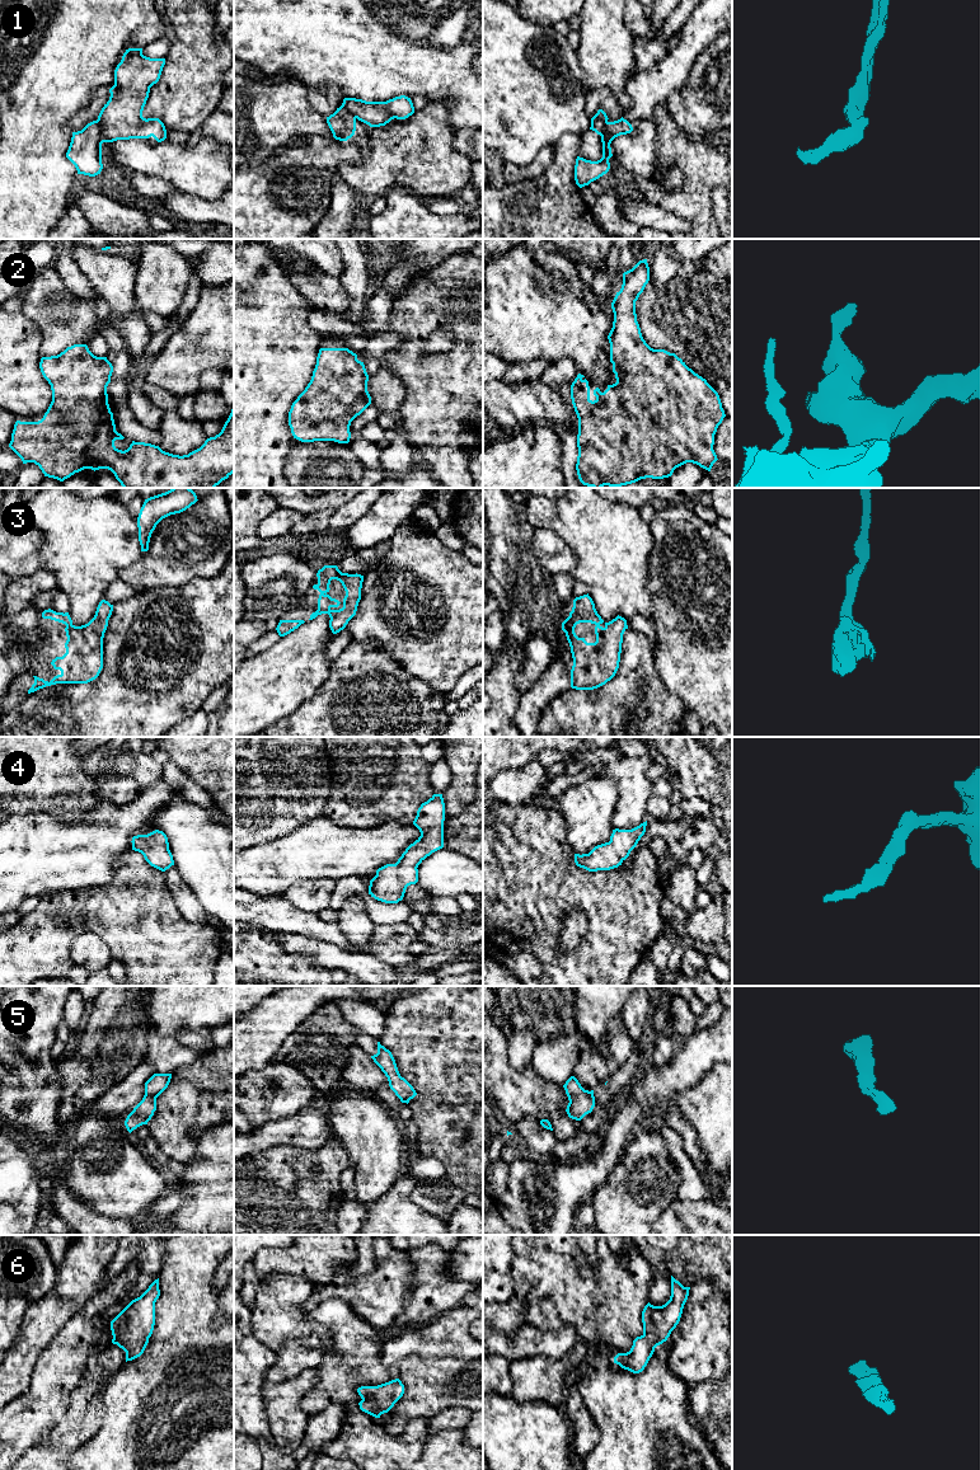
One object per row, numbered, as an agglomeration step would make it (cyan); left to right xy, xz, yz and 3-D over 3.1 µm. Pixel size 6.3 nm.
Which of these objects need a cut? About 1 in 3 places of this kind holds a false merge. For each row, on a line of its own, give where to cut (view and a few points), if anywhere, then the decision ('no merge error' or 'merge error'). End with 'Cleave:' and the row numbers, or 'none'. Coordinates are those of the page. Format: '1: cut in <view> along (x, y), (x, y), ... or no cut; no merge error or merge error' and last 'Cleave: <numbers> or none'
1: cut in xy along (97, 120), (103, 141); merge error
2: no cut; no merge error
3: no cut; no merge error
4: no cut; no merge error
5: no cut; no merge error
6: no cut; no merge error
Cleave: 1

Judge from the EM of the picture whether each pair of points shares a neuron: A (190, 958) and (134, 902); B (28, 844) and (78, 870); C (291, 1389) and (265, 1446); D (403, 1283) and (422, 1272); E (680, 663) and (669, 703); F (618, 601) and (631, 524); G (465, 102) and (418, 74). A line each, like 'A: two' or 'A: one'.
A: one
B: one
C: one
D: two
E: two
F: one
G: one

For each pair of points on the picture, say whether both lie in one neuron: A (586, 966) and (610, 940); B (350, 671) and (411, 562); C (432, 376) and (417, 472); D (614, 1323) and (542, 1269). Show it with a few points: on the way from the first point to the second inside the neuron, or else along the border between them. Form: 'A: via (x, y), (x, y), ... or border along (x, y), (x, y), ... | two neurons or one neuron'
A: via (592, 959), (605, 947) | one neuron
B: border along (352, 639), (371, 643), (392, 657) | two neurons
C: border along (420, 460), (432, 474) | two neurons
D: via (596, 1315), (559, 1285) | one neuron

